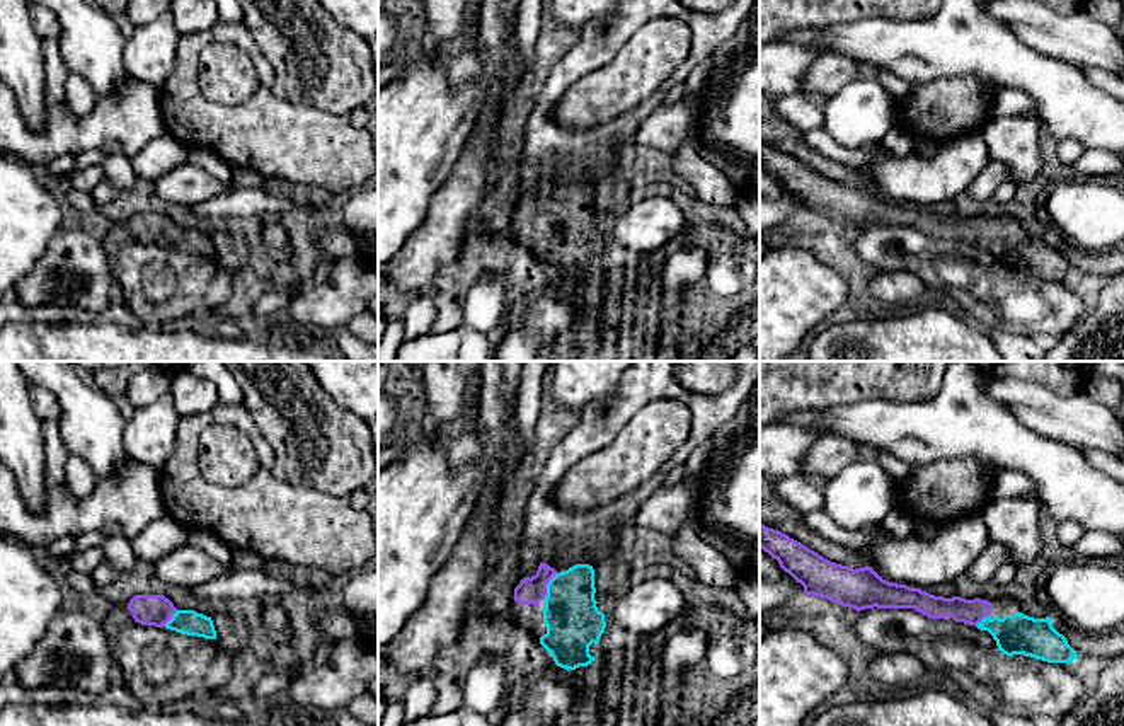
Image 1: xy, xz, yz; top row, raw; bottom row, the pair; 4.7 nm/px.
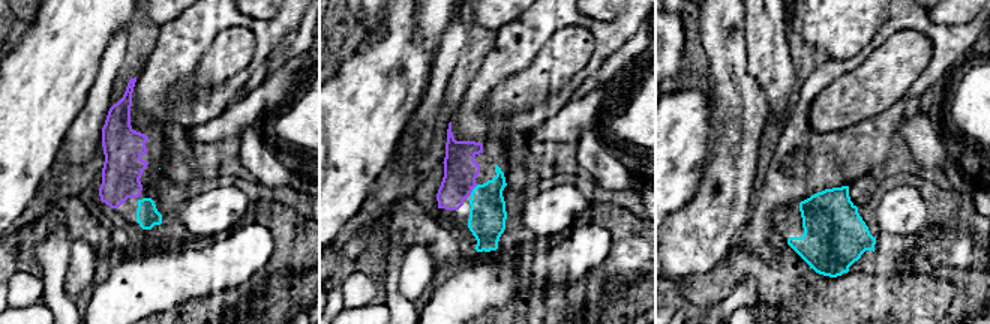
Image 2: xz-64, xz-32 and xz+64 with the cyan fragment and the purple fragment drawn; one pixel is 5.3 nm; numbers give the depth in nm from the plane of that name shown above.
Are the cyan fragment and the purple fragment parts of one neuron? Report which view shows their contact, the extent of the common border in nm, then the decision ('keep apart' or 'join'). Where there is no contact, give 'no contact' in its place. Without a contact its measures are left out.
xz | 140 nm | join

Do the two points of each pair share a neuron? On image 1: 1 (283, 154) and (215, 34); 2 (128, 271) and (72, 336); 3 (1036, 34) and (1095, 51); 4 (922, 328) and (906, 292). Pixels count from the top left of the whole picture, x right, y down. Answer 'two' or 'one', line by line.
1: one
2: two
3: one
4: two

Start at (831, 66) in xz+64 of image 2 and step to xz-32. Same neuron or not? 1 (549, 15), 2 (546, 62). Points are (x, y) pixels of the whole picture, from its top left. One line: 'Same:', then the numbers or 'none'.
Same: 1

